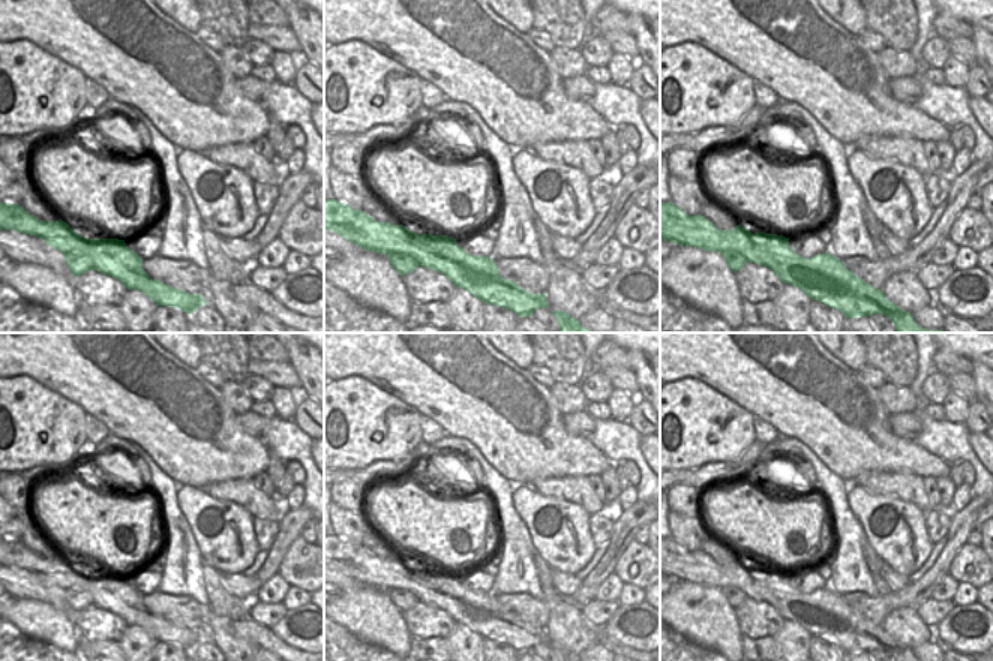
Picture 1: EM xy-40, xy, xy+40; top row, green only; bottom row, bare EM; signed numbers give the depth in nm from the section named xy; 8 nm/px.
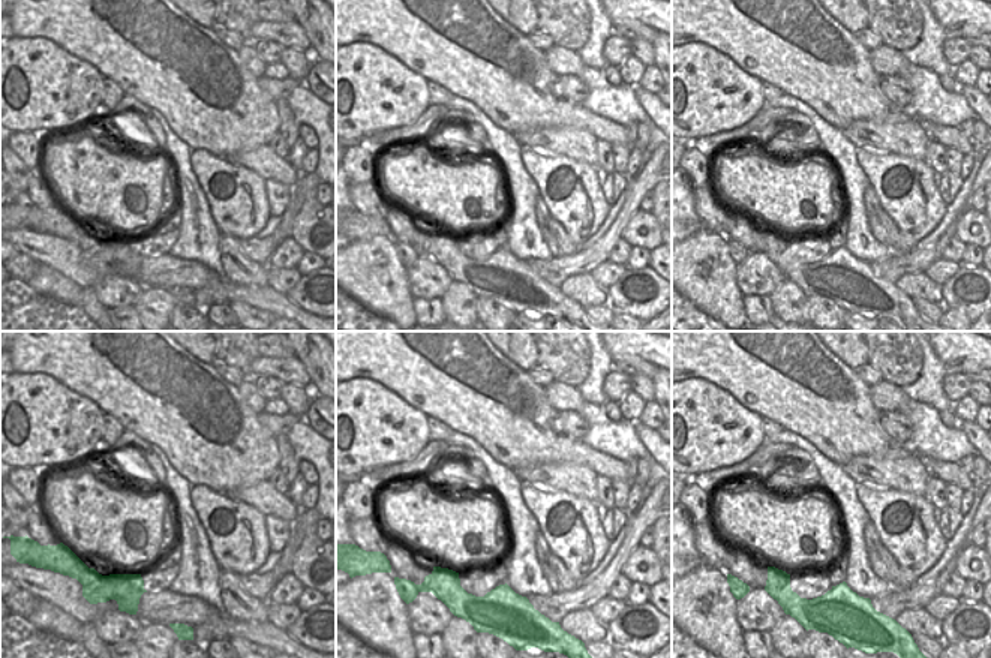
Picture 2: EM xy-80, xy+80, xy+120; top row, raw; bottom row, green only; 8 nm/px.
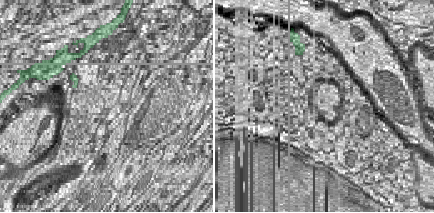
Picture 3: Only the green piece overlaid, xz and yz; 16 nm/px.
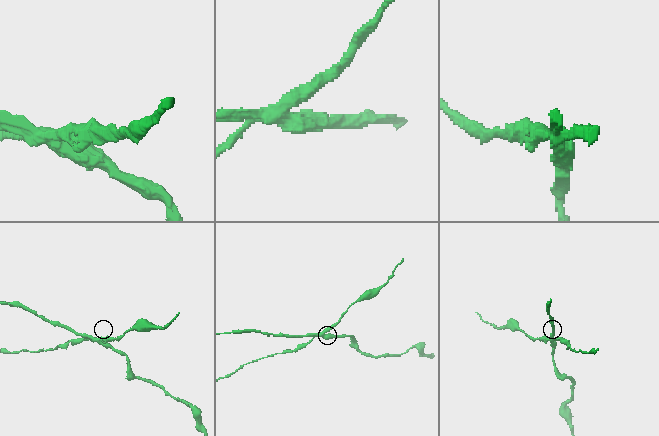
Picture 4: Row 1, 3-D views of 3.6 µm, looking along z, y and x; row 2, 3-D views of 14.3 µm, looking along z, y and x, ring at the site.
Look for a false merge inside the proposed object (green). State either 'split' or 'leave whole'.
split

